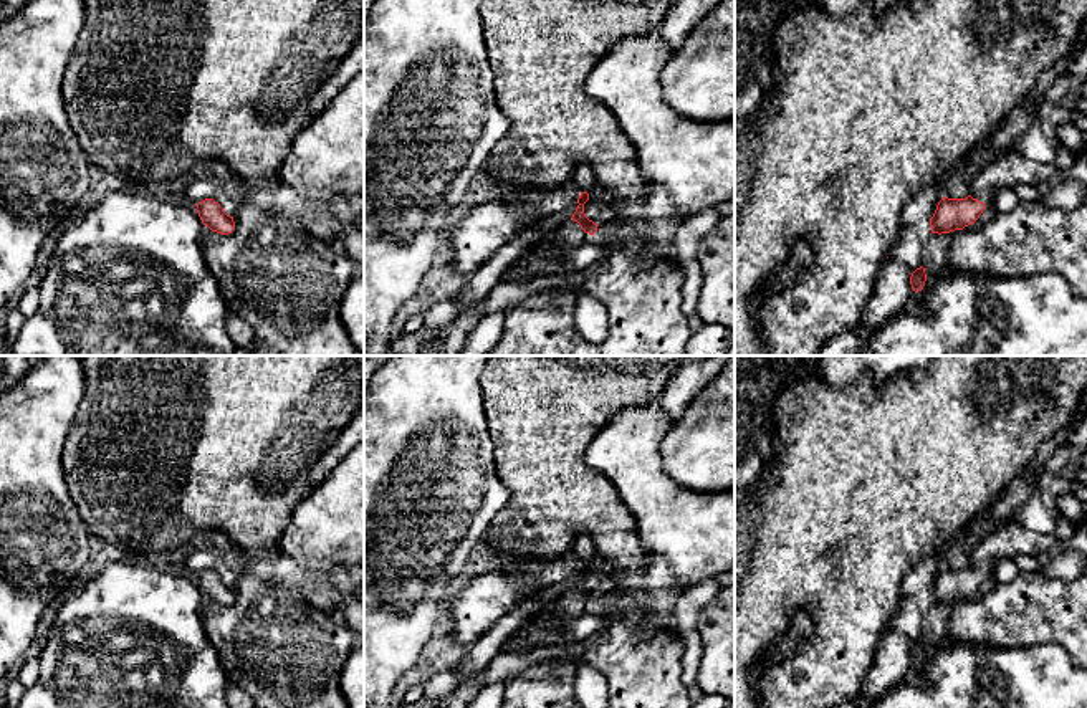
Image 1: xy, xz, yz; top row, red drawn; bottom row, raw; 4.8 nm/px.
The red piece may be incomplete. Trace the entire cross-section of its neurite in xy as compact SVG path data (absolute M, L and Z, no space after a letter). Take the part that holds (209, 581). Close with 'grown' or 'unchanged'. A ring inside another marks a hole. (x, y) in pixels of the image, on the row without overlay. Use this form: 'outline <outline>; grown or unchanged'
outline M205 569L197 574L197 584L212 602L228 605L235 600L233 587L227 586L218 572Z; unchanged

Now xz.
outline M581 562L577 579L569 591L556 600L556 610L548 617L531 617L515 634L515 640L523 640L531 632L563 627L564 624L579 619L591 605L597 602L597 594L584 584L584 574L589 571L587 562Z; grown

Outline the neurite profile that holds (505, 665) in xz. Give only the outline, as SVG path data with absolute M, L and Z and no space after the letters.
M584 640L569 642L564 645L536 647L529 652L498 653L483 672L483 686L506 682L538 662L553 658L579 660L582 657L582 642Z

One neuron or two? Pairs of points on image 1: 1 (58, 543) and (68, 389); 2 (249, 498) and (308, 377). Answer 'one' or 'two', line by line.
1: one
2: one

